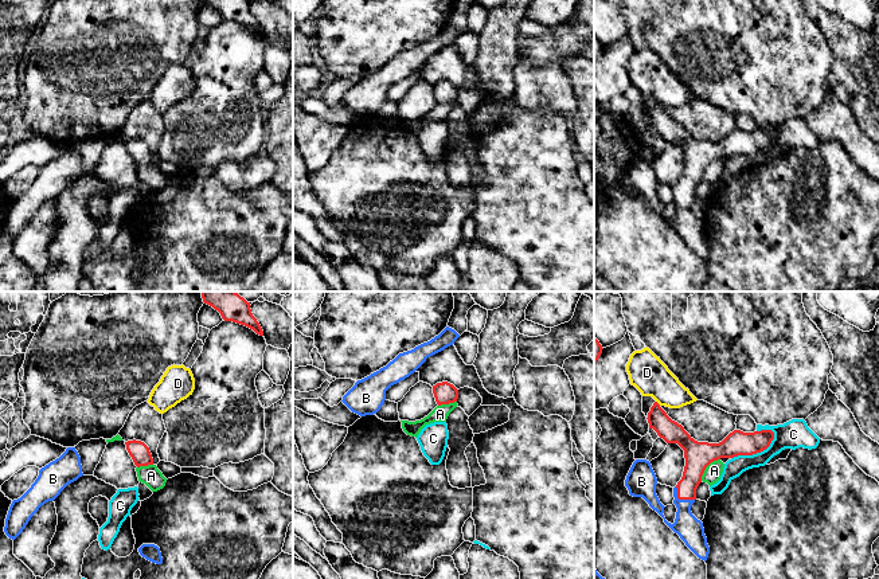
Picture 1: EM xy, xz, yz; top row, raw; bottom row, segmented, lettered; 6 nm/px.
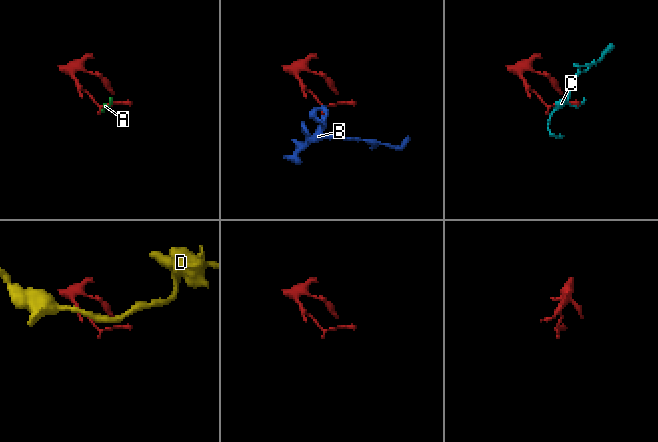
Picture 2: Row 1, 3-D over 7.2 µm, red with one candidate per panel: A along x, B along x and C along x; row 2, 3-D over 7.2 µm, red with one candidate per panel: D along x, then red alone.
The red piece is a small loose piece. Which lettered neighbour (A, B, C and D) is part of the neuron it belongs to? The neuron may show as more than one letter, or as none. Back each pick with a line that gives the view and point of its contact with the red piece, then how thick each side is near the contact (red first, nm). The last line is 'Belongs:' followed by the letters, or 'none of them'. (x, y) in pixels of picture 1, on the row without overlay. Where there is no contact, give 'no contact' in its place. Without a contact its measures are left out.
B: meets red in yz at (680, 198); 140 nm thick on the red side, 170 nm on the other
Belongs: B

